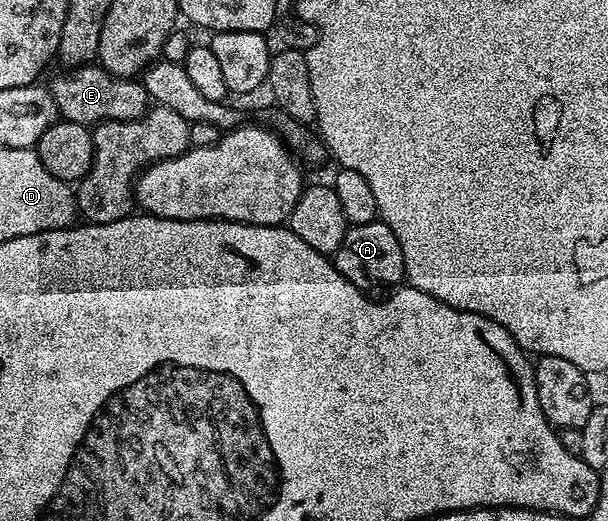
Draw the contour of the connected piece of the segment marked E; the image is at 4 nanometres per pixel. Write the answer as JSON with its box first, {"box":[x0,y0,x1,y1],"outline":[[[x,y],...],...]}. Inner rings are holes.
{"box":[49,63,149,127],"outline":[[[98,63],[80,65],[74,71],[63,72],[67,73],[49,81],[49,88],[64,121],[94,127],[100,121],[132,121],[143,116],[149,108],[142,80],[114,77]]]}

